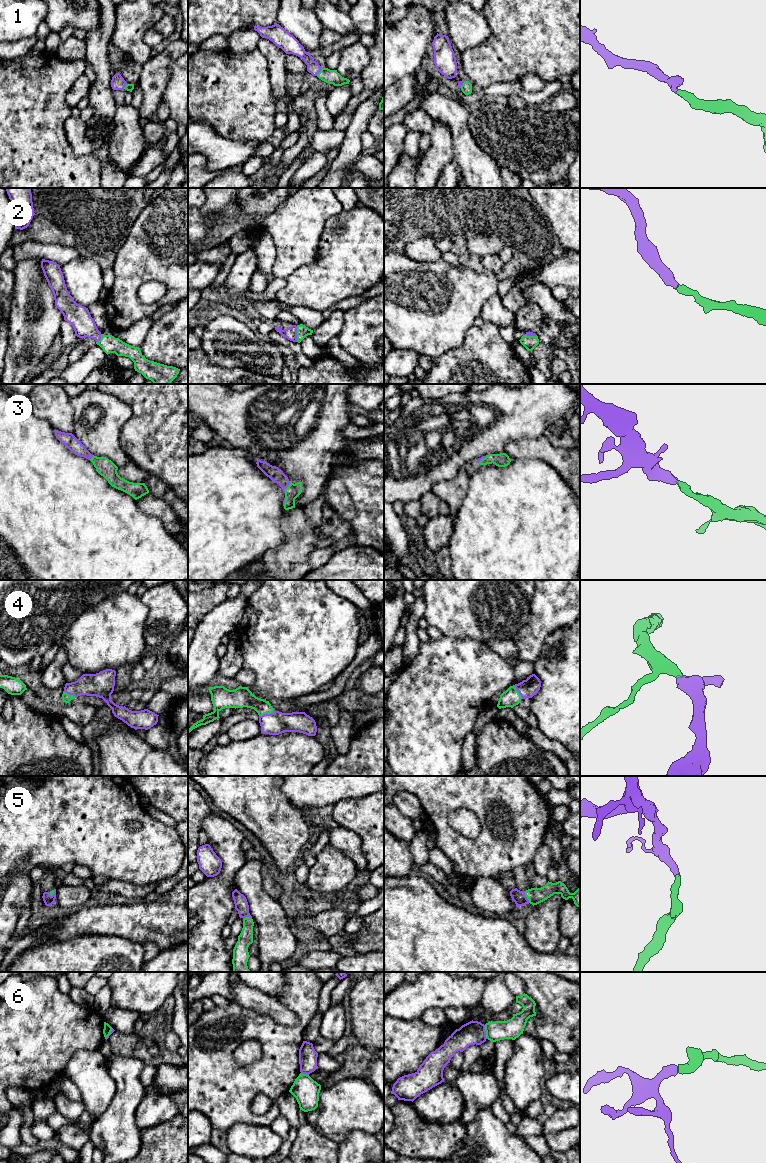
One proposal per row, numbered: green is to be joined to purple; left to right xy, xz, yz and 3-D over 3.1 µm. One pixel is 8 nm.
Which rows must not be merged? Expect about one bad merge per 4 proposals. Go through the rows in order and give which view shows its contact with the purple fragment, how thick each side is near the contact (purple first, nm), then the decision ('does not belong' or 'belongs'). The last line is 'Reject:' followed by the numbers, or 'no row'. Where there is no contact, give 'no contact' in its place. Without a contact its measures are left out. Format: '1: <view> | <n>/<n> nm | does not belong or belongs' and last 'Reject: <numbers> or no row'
1: xz | 100/110 nm | belongs
2: xz | 100/100 nm | belongs
3: xz | 110/110 nm | belongs
4: xz | 180/160 nm | belongs
5: yz | 100/130 nm | belongs
6: yz | 190/160 nm | does not belong
Reject: 6

